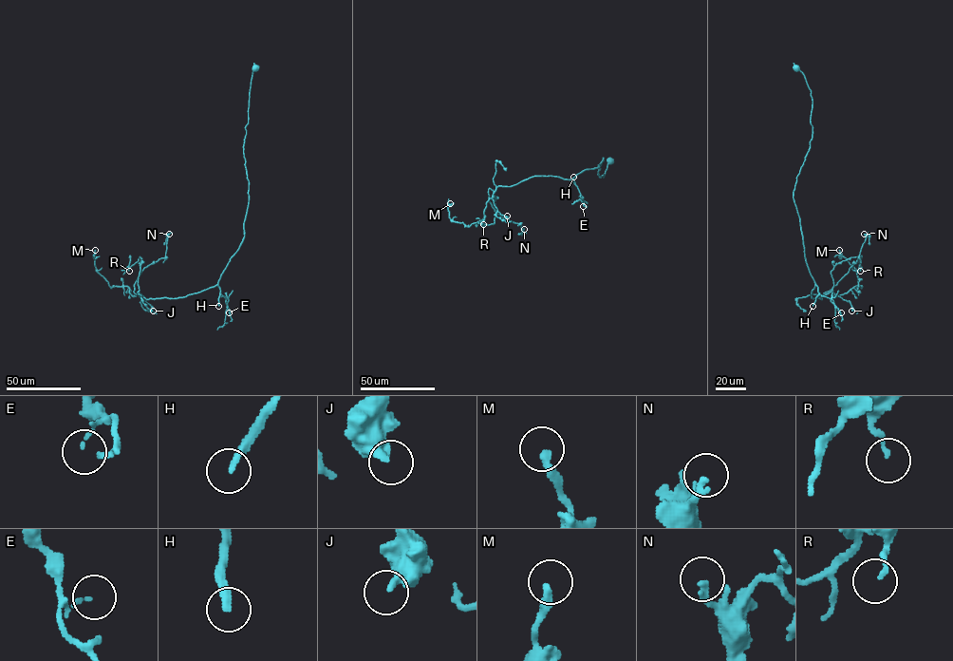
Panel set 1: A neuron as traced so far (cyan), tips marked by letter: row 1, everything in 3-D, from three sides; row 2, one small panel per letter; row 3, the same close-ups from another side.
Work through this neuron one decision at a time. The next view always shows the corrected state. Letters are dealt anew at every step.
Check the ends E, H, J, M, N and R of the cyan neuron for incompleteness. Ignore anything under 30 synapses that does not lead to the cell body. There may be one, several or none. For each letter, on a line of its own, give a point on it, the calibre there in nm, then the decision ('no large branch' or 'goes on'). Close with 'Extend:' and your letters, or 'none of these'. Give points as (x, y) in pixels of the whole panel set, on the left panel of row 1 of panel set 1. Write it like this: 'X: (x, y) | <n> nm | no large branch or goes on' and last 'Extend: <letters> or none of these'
E: (229, 312) | 80 nm | no large branch
H: (218, 306) | 240 nm | goes on
J: (153, 311) | 340 nm | no large branch
M: (95, 250) | 280 nm | no large branch
N: (169, 234) | 220 nm | no large branch
R: (129, 271) | 130 nm | no large branch
Extend: H

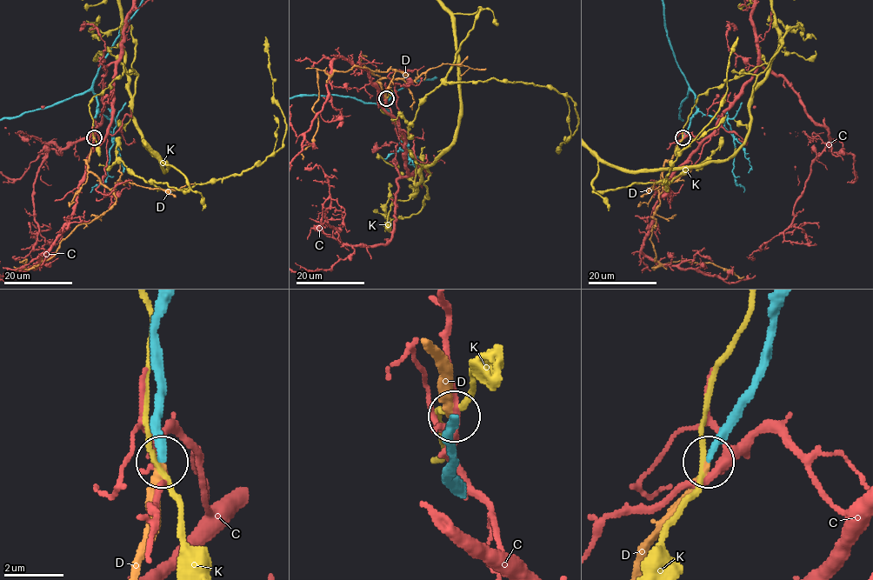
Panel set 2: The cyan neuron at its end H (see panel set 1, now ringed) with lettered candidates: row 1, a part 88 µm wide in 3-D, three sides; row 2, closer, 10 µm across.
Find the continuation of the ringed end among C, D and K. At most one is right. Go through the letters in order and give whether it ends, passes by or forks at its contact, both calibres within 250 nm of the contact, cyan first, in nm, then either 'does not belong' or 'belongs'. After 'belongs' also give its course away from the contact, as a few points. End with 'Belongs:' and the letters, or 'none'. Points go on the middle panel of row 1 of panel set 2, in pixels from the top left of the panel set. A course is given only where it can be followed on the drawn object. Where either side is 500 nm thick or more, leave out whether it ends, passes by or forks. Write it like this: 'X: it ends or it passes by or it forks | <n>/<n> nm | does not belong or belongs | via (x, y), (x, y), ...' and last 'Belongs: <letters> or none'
C: it forks | 400/240 nm | does not belong
D: it ends | 260/280 nm | belongs | via (386, 98), (379, 80), (408, 76), (356, 66), (319, 70), (312, 110), (318, 127), (303, 159)
K: it passes by | 260/170 nm | does not belong
Belongs: D

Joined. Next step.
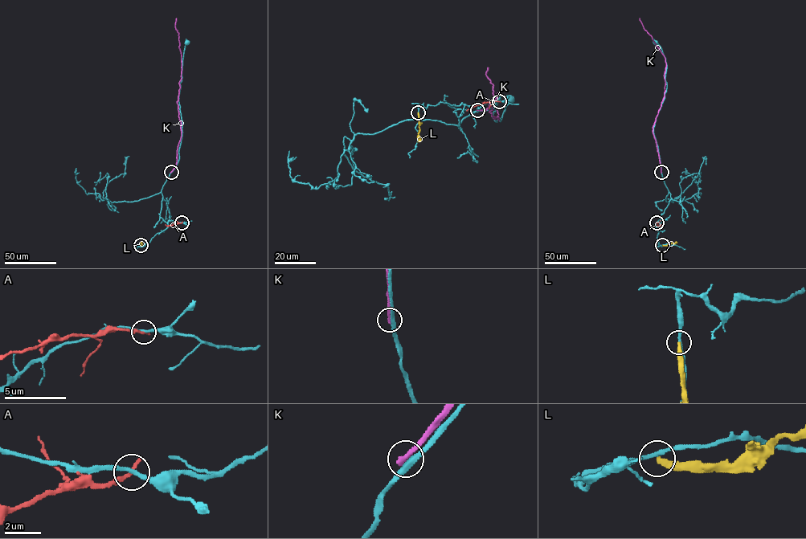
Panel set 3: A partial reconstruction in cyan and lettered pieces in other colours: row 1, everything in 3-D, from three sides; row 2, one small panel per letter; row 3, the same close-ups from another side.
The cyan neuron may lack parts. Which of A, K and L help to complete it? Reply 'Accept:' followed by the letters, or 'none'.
Accept: none

